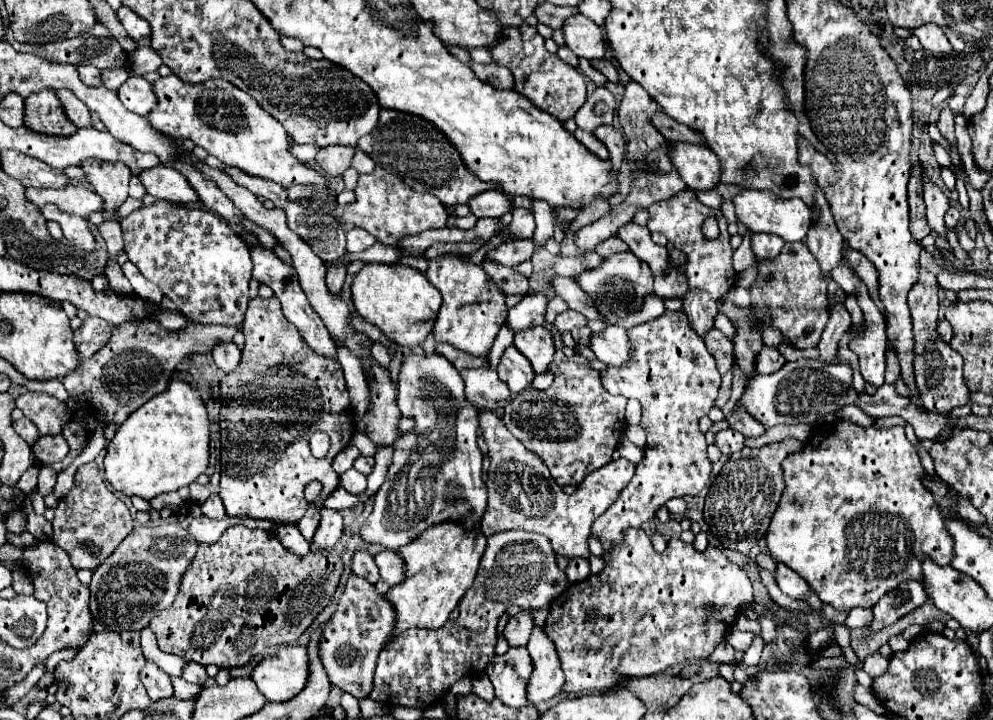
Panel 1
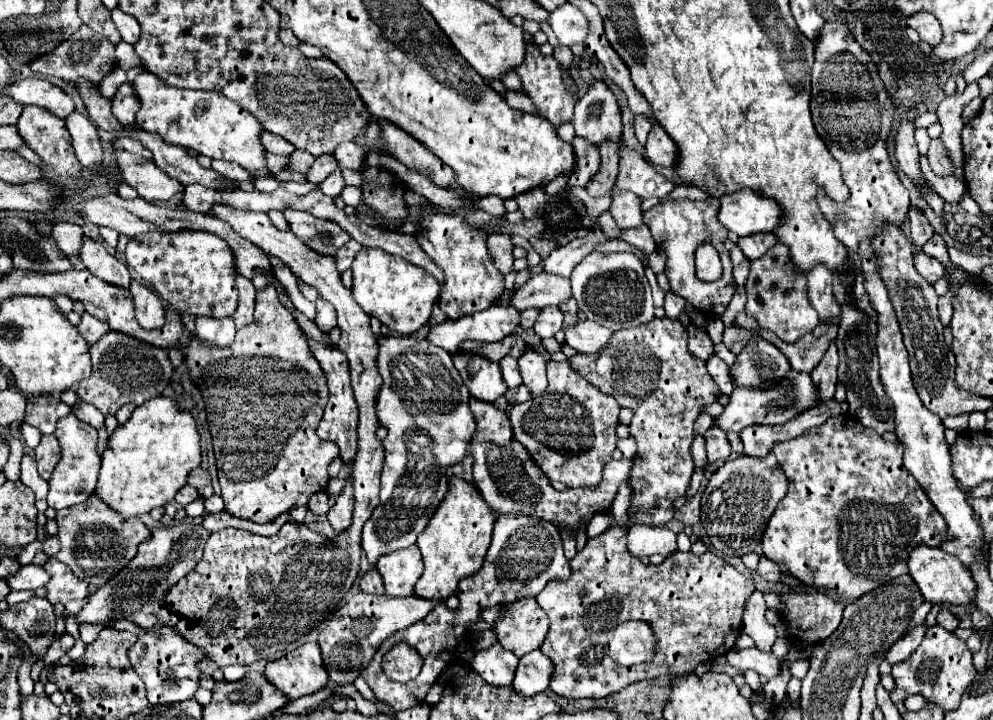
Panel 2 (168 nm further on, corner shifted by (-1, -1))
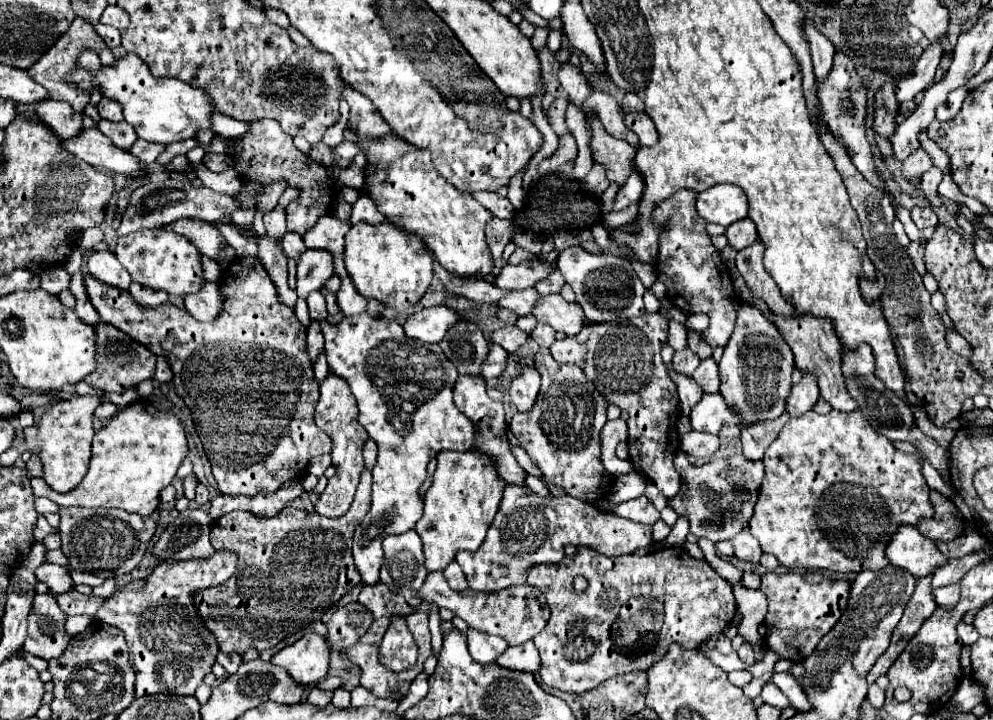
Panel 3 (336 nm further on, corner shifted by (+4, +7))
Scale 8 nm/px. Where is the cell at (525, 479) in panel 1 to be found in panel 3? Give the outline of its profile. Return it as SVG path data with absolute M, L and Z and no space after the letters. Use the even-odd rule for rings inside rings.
M459 376L455 388L453 388L453 398L455 398L455 406L473 422L473 426L477 428L477 436L475 436L475 450L479 450L481 454L487 454L489 458L493 458L495 468L497 468L497 476L503 478L505 484L513 484L513 486L525 486L525 478L527 472L519 466L517 458L511 452L511 442L507 436L507 422L505 422L505 412L503 412L503 404L501 402L493 402L487 396L487 386L483 378L467 378L467 376Z

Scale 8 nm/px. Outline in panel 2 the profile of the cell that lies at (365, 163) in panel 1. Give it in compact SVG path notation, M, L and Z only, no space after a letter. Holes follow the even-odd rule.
M342 142L334 148L334 158L338 160L340 168L350 168L350 170L360 170L364 168L362 166L362 154L366 150L360 148L358 144L354 142Z

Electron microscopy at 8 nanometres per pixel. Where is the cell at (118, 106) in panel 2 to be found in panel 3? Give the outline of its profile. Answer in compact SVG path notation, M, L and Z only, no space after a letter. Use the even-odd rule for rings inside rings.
M101 98L101 102L97 104L97 110L101 114L101 118L113 120L113 122L121 122L123 120L123 110L119 102L113 102L109 98Z

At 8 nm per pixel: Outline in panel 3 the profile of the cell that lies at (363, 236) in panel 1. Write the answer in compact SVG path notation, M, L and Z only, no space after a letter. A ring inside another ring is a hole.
M305 250L297 260L299 298L307 298L311 290L319 290L333 274L333 254L329 250Z

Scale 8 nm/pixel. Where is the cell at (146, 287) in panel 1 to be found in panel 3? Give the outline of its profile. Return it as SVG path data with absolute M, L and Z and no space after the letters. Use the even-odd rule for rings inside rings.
M131 282L129 286L129 294L133 294L135 302L143 308L153 308L153 306L161 306L167 300L167 292L163 290L153 290L147 286L141 286L139 282Z

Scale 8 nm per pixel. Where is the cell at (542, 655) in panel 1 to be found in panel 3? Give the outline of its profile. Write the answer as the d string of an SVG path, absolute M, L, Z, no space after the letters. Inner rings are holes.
M529 640L521 646L509 646L499 658L497 658L499 666L505 666L509 670L527 670L531 674L539 672L541 662L539 662L539 652L535 648L535 644Z

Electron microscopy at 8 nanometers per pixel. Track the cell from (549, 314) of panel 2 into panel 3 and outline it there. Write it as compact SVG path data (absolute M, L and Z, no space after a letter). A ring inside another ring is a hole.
M535 288L513 290L499 302L499 308L509 308L519 316L527 316L533 312L533 306L537 306L537 298L539 298L539 292Z

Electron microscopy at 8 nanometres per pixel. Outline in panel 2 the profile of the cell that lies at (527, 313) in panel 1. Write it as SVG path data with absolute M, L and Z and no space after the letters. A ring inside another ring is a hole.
M490 306L482 312L466 314L456 320L444 320L430 328L426 340L454 354L460 342L498 342L518 326L518 310L512 306Z

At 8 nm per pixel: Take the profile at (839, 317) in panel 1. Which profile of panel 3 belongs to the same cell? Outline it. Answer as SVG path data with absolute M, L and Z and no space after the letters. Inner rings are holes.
M803 374L799 384L793 384L793 390L789 394L787 402L787 412L791 416L801 416L809 412L819 398L819 386L817 386L817 376L815 374Z

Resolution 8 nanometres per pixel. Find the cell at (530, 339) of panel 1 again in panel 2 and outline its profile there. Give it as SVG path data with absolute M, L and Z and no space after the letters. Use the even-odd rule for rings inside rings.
M532 348L526 350L526 354L518 360L520 364L520 376L522 384L530 390L532 398L540 396L546 390L546 360Z

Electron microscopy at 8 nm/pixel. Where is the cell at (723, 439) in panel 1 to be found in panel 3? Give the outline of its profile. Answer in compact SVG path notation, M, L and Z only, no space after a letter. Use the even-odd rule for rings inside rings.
M689 432L689 434L681 436L679 446L689 456L691 462L697 462L697 460L703 462L703 460L711 458L719 450L719 436Z

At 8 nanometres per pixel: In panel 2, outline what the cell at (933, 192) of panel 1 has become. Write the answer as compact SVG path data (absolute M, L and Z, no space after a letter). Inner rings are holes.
M908 118L902 120L896 136L894 136L894 156L900 164L900 170L918 186L928 186L920 168L918 168L918 148L914 142L914 126Z

